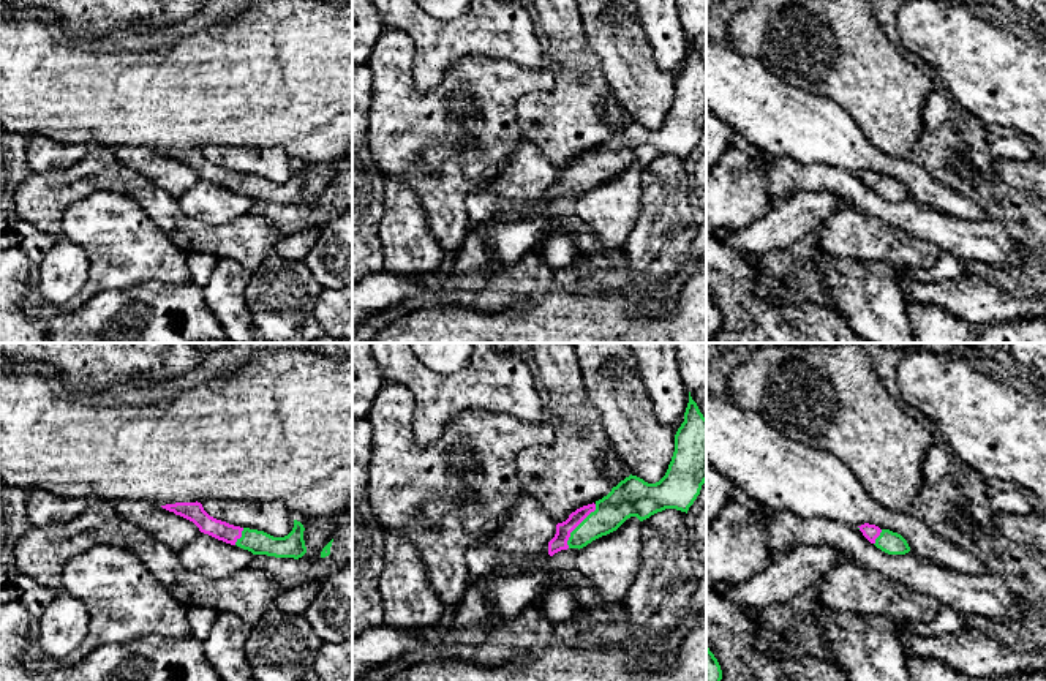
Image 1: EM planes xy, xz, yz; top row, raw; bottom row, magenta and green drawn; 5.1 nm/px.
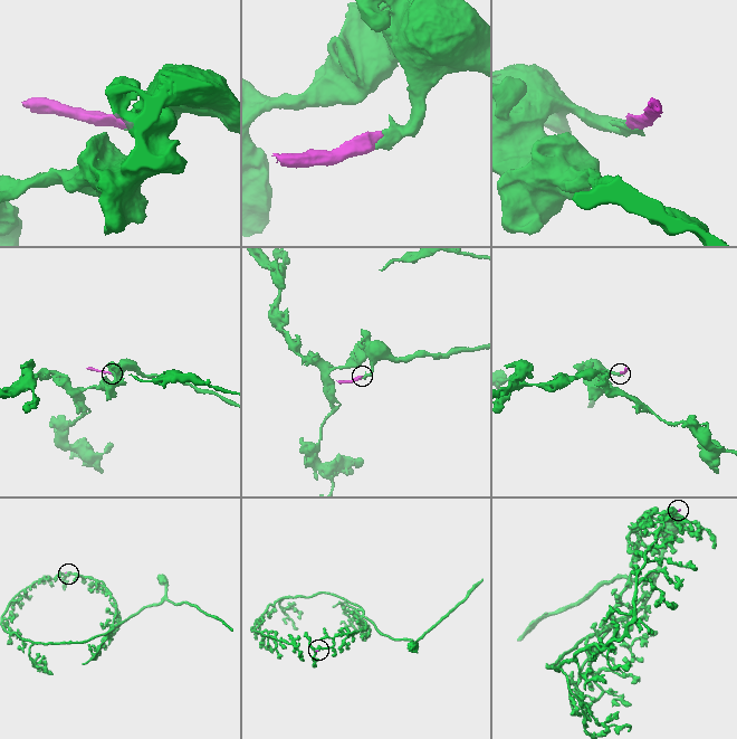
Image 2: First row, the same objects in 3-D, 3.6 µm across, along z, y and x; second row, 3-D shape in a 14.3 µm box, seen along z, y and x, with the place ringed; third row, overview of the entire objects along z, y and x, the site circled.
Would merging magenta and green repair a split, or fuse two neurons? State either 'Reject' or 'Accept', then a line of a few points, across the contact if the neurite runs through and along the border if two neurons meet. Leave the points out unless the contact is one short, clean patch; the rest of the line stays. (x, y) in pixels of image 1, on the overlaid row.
Accept. Line: xz (563, 530), (577, 525), (602, 519), (612, 511)

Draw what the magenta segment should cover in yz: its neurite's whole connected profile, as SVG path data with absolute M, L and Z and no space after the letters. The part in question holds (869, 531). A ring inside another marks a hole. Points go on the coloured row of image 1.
M869 523L858 526L858 529L871 544L888 555L905 555L910 551L907 540L897 532L880 529Z

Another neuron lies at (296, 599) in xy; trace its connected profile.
M303 581L283 591L277 596L275 608L289 615L305 615L313 604L319 589L319 581Z

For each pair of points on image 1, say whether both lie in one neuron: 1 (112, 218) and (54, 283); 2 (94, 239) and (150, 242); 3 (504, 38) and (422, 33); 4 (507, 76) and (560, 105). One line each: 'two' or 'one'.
1: two
2: one
3: one
4: two

